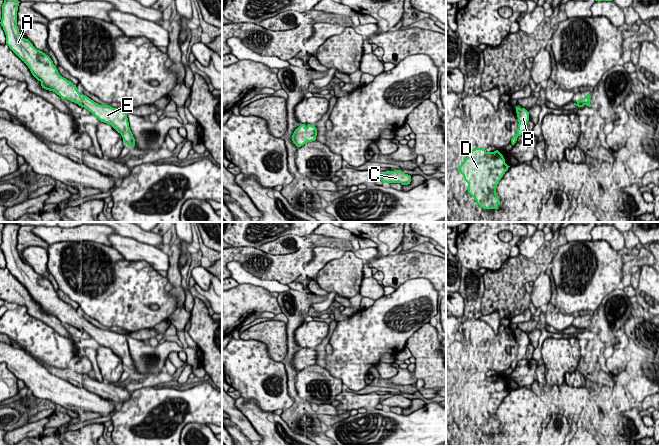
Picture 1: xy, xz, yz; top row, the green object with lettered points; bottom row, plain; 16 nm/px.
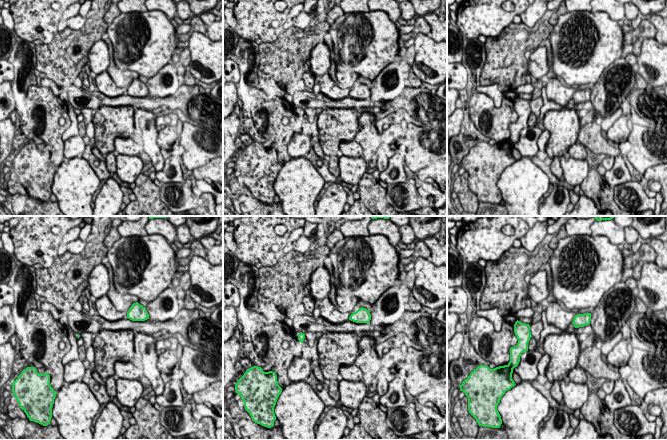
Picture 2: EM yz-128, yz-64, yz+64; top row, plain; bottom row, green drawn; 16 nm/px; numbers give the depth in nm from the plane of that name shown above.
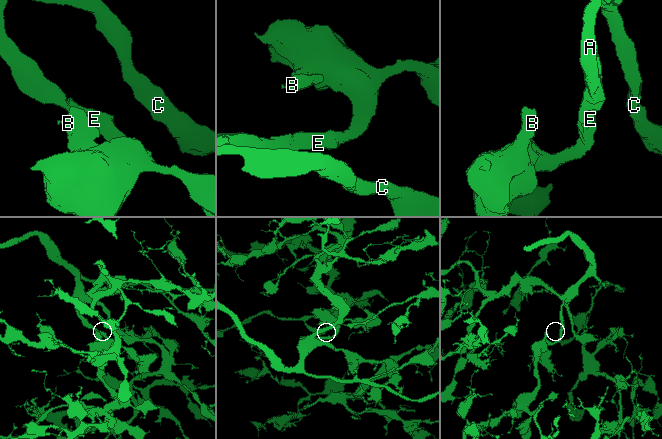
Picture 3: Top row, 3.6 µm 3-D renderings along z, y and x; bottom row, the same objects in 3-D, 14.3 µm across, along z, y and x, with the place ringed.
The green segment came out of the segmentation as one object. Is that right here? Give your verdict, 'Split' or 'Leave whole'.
Leave whole

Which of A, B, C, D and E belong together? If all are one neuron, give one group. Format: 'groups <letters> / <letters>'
groups A B C D E

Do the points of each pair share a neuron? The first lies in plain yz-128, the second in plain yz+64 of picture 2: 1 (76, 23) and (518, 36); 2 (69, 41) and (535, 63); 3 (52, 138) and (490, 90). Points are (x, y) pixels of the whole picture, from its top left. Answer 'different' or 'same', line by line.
1: different
2: different
3: different

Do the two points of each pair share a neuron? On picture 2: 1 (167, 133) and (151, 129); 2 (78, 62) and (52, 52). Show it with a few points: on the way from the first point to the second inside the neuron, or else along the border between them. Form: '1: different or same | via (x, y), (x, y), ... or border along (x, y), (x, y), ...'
1: different | border along (159, 130), (156, 143)
2: same | via (72, 62), (62, 62), (58, 58)

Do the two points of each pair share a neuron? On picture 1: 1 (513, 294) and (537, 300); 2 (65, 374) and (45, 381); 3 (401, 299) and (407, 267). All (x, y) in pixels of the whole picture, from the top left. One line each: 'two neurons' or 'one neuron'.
1: two neurons
2: two neurons
3: two neurons

